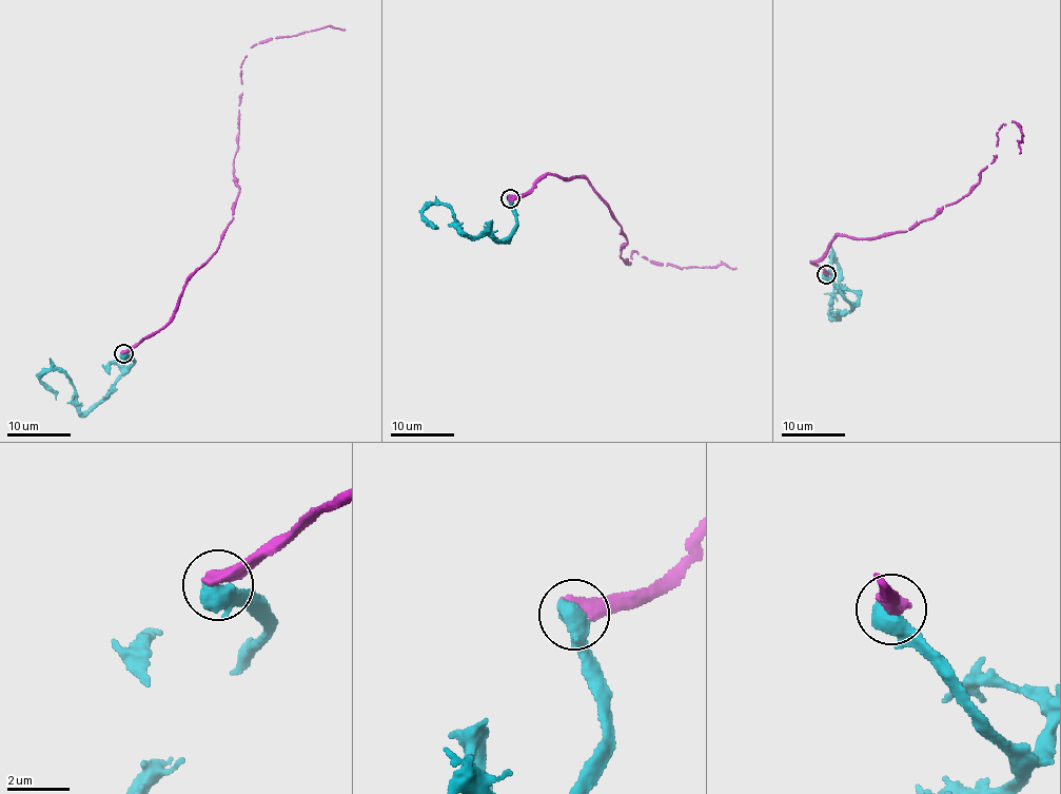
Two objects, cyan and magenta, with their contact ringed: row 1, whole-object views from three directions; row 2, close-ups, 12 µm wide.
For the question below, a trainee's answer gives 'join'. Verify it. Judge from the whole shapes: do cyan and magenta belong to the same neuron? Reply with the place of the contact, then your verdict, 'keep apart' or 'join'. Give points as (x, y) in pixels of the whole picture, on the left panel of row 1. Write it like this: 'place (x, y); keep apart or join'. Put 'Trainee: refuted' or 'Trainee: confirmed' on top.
Trainee: refuted
place (123, 353); keep apart

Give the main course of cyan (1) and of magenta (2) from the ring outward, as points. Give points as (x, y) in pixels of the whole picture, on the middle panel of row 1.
1: (510, 199), (516, 225), (499, 241), (459, 229), (453, 211), (444, 205), (423, 213), (436, 227)
2: (510, 198), (552, 174), (574, 175), (587, 179), (622, 226), (626, 263), (632, 250), (663, 265), (737, 268)

